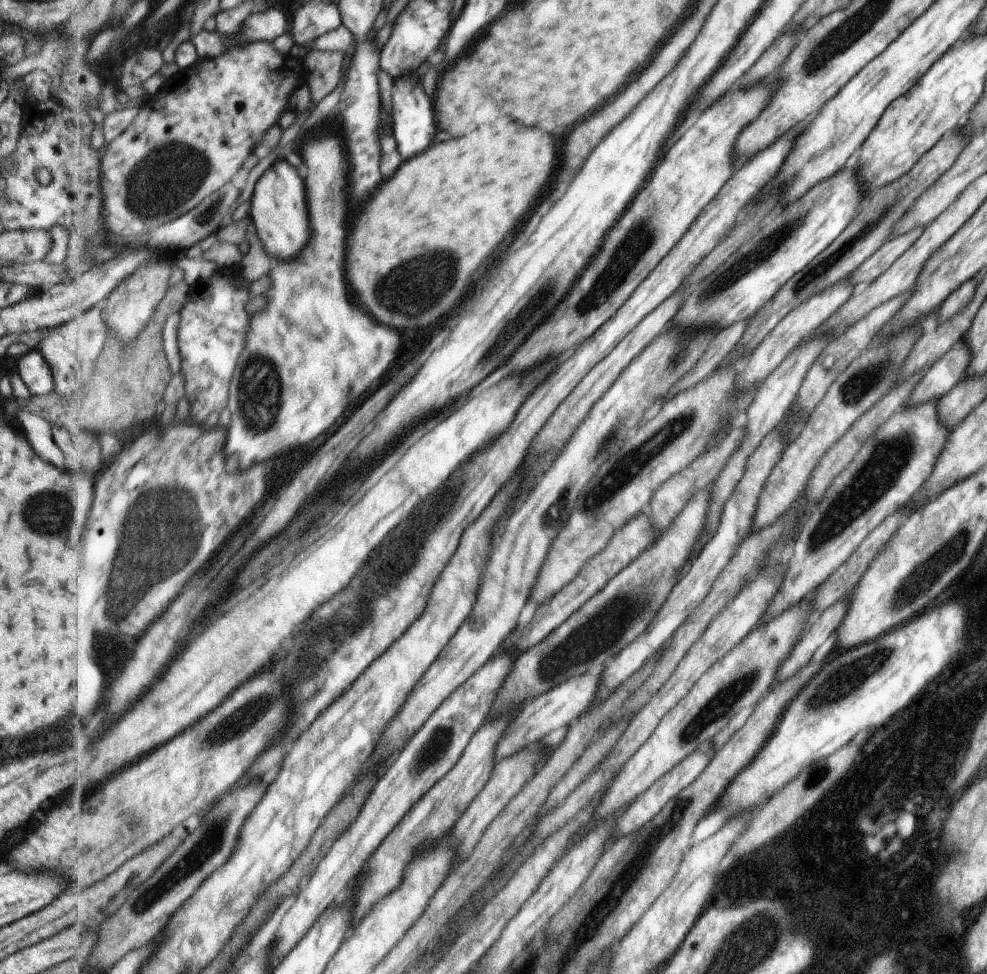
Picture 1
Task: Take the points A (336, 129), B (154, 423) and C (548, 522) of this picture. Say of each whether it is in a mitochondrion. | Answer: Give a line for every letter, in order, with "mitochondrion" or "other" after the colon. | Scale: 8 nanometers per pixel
A: other
B: other
C: mitochondrion

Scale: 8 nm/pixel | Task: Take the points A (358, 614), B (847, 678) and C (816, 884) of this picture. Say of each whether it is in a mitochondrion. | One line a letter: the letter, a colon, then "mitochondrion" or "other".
A: mitochondrion
B: mitochondrion
C: other

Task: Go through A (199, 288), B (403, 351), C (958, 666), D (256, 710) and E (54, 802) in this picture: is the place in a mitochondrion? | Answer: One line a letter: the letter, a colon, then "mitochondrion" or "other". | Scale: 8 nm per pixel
A: other
B: other
C: other
D: mitochondrion
E: other

